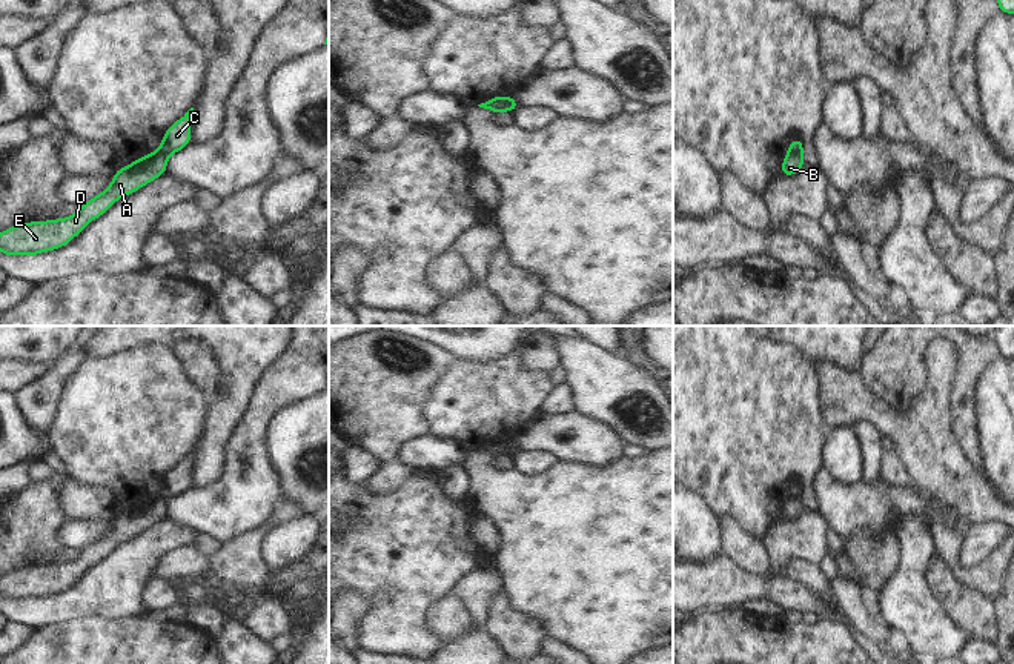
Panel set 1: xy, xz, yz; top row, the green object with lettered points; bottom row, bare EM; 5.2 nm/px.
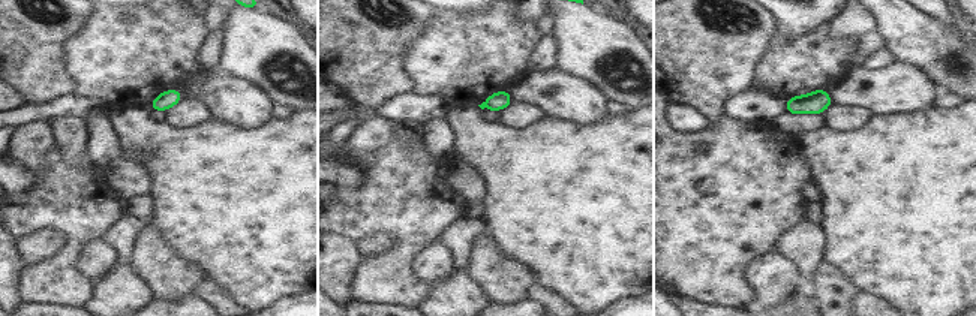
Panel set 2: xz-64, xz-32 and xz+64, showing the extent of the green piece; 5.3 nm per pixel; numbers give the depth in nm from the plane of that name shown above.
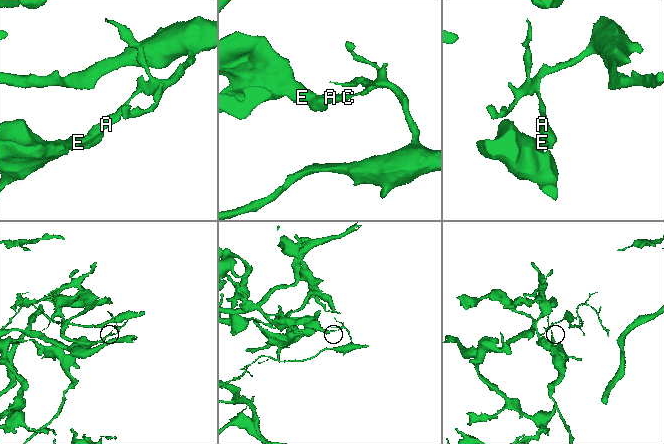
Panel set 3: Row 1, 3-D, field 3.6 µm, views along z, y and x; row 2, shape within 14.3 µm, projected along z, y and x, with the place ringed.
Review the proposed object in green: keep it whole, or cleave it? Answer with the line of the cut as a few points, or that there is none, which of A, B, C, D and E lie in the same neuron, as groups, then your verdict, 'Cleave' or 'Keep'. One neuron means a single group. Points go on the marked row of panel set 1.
Split along xz (507, 97), (504, 109). Groups: A B D E / C. Cleave.

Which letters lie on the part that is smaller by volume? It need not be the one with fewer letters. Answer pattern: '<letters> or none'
C

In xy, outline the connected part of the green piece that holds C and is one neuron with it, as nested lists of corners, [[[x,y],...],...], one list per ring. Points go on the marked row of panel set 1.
[[[191,108],[175,124],[166,132],[163,143],[158,146],[158,154],[169,157],[171,154],[183,149],[191,143],[191,117],[194,108]]]

